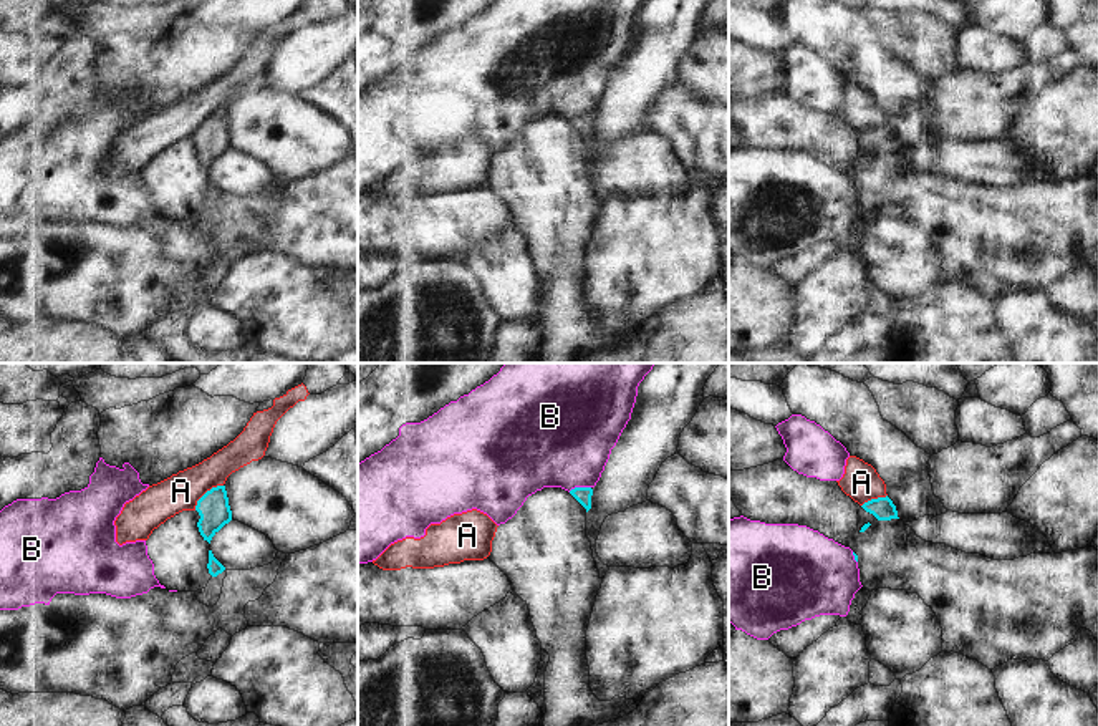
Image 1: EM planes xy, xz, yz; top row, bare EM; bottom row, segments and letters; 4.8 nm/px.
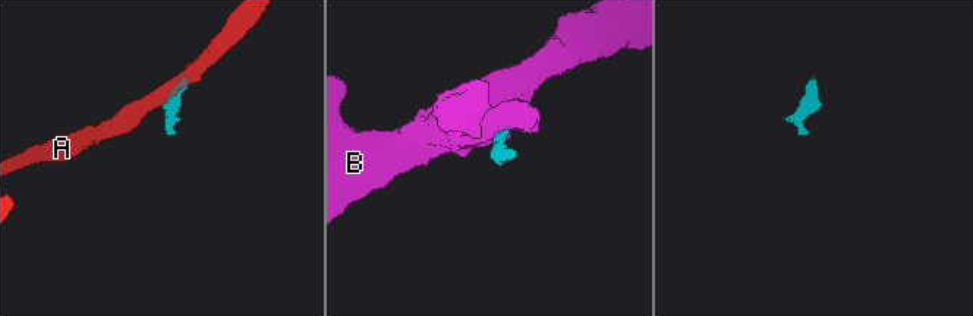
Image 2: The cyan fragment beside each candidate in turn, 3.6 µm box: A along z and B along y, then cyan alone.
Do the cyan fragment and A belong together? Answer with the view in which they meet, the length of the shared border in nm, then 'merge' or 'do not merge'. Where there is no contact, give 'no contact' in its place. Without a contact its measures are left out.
xy | 190 nm | do not merge

